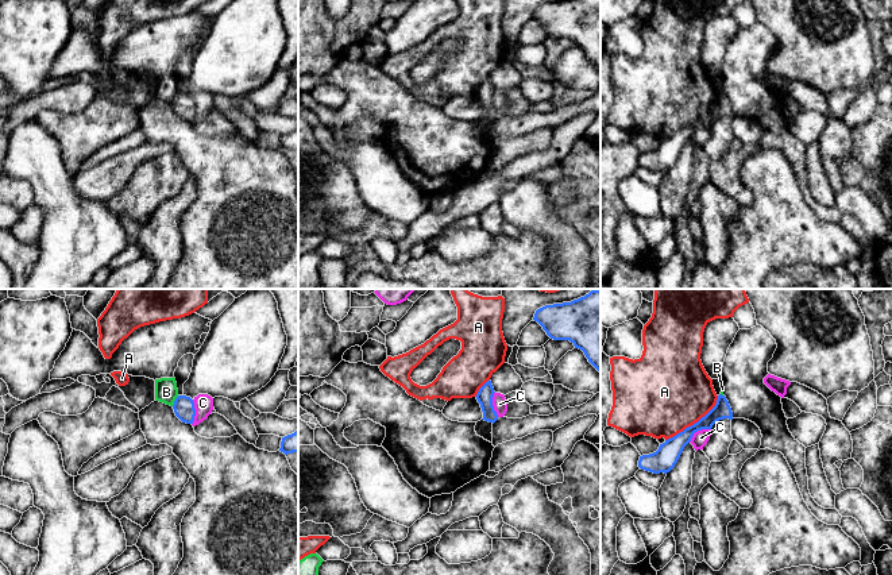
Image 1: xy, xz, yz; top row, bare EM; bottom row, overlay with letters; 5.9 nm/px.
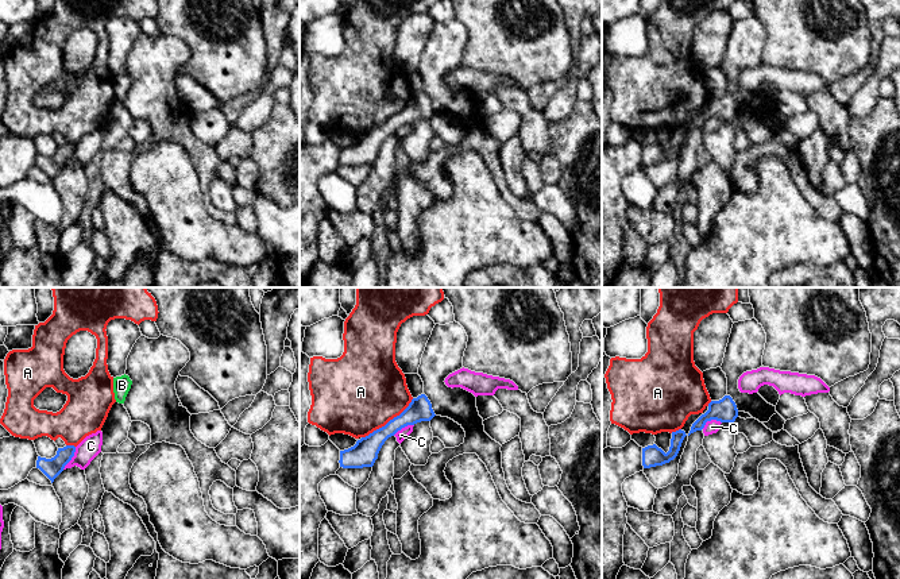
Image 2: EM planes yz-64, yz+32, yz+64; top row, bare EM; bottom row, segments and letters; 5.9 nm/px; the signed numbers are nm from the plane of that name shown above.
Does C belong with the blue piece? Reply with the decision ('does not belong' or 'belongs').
does not belong

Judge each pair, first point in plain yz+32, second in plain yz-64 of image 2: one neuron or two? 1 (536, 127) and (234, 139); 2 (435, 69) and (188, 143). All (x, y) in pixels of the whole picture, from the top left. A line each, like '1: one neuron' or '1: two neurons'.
1: one neuron
2: one neuron

